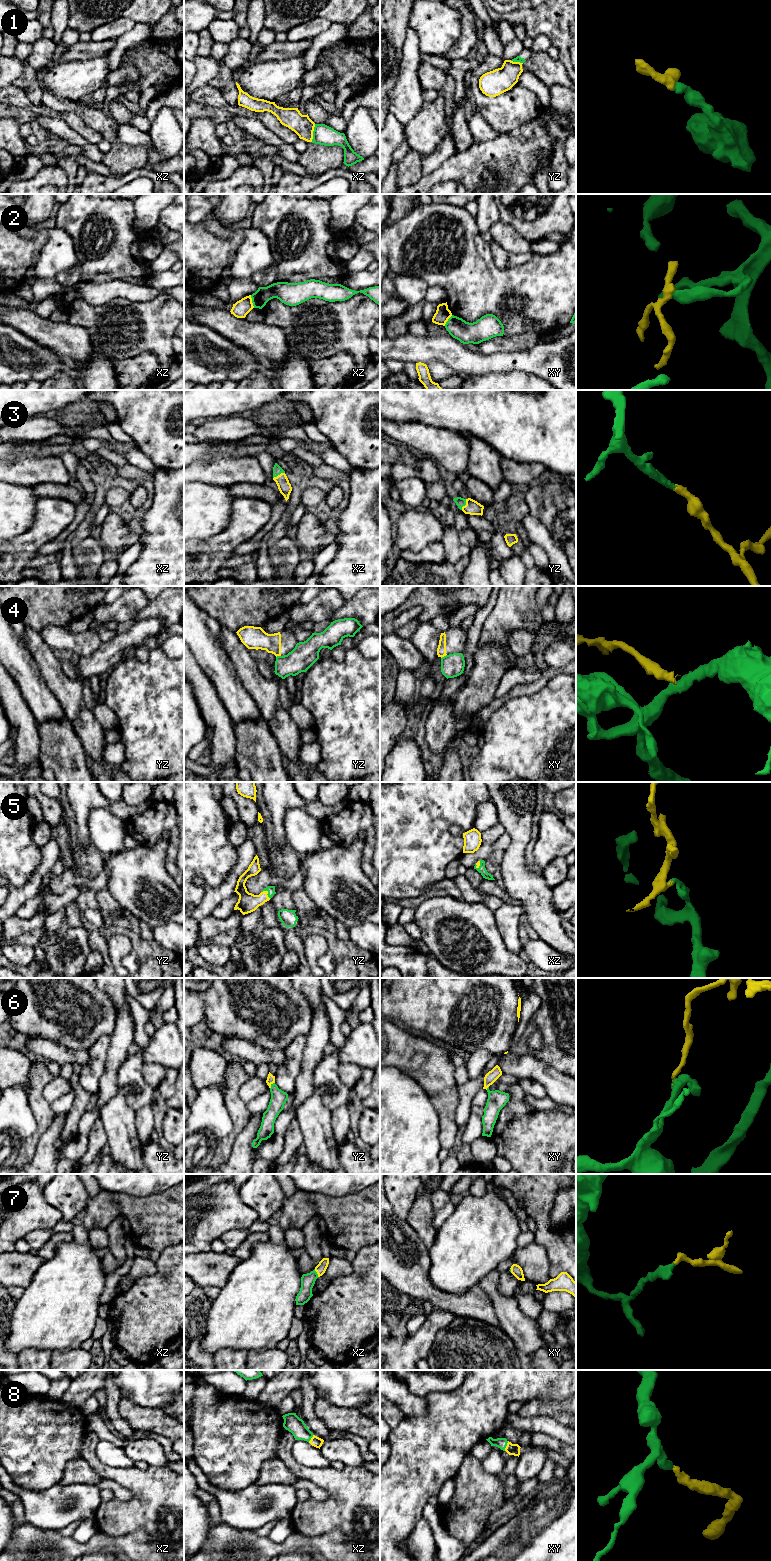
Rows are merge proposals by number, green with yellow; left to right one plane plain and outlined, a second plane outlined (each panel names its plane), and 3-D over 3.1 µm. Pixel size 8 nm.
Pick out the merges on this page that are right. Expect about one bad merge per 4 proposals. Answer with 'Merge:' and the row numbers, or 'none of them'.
Merge: 3, 5, 6, 7, 8

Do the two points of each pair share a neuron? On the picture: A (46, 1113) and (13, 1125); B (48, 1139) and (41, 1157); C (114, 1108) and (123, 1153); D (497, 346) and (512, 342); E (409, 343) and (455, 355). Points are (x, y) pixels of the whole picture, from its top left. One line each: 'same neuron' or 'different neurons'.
A: different neurons
B: same neuron
C: same neuron
D: same neuron
E: same neuron

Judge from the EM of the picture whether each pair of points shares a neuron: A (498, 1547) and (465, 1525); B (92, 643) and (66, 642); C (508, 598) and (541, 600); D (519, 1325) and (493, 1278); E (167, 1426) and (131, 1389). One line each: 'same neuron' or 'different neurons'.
A: different neurons
B: same neuron
C: different neurons
D: same neuron
E: different neurons

